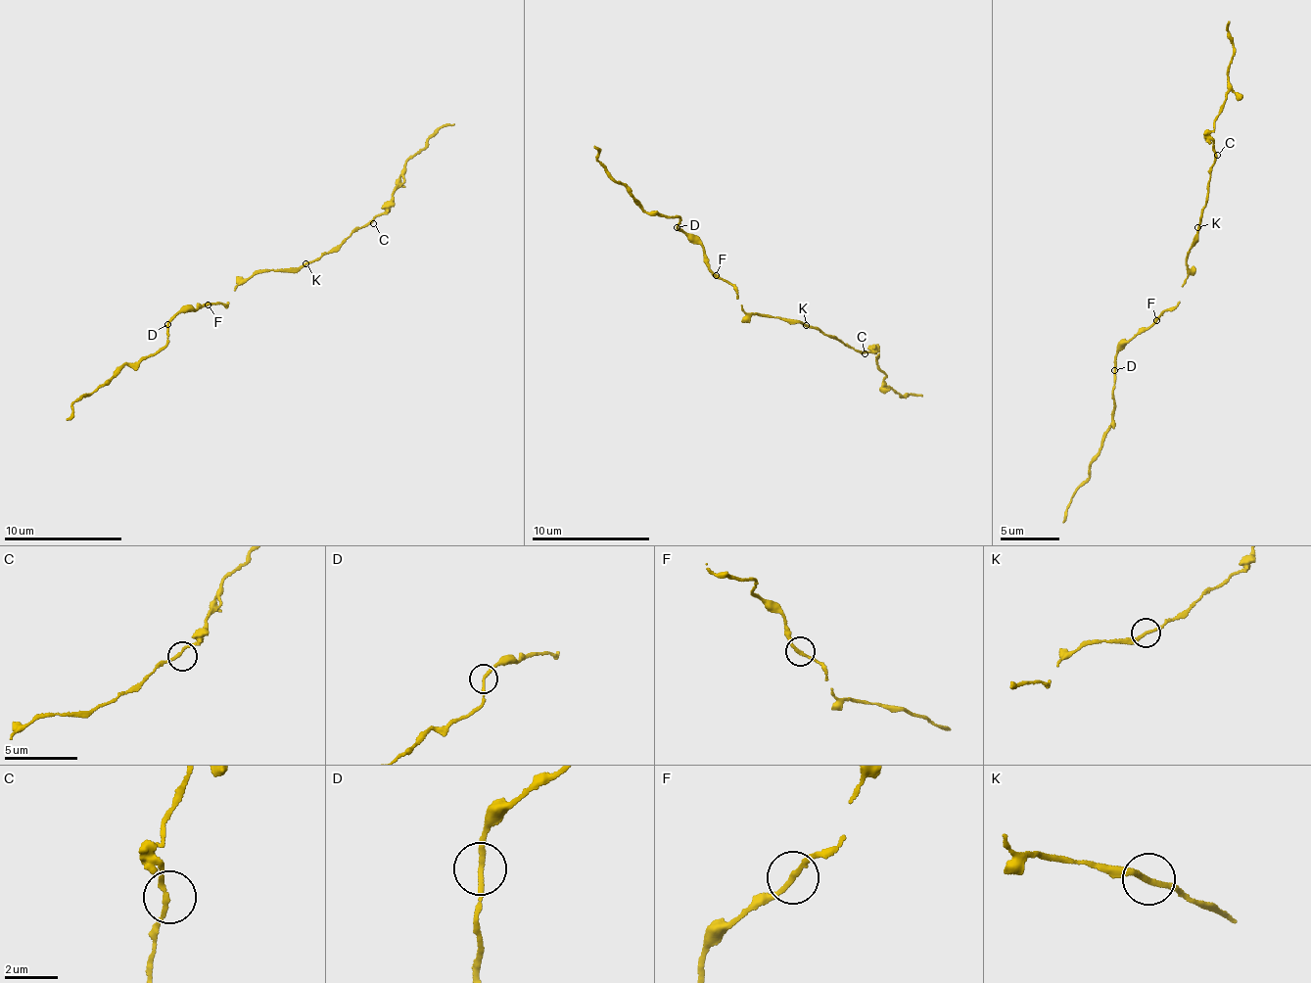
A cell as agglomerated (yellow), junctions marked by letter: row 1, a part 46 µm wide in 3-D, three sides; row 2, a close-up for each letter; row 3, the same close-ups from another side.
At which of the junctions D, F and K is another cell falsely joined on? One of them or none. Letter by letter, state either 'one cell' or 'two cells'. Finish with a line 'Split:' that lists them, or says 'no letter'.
D: one cell
F: one cell
K: one cell
Split: no letter

